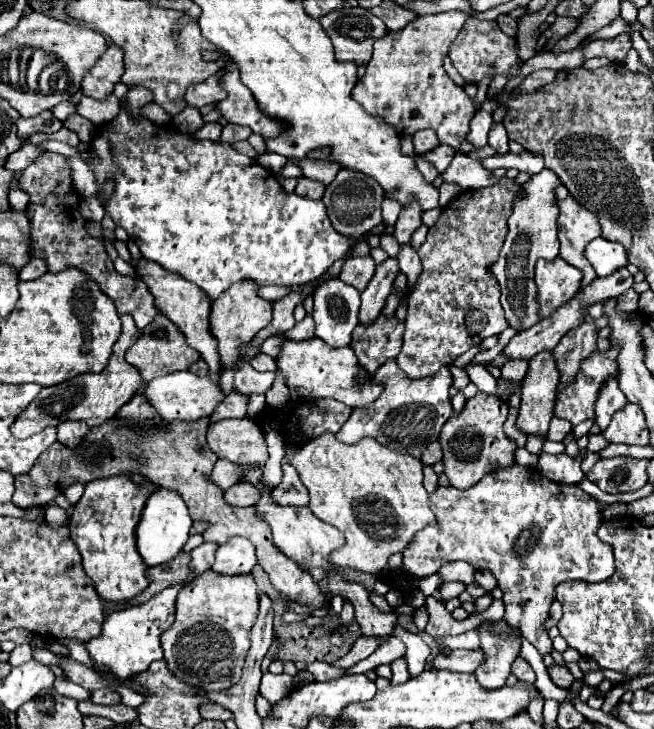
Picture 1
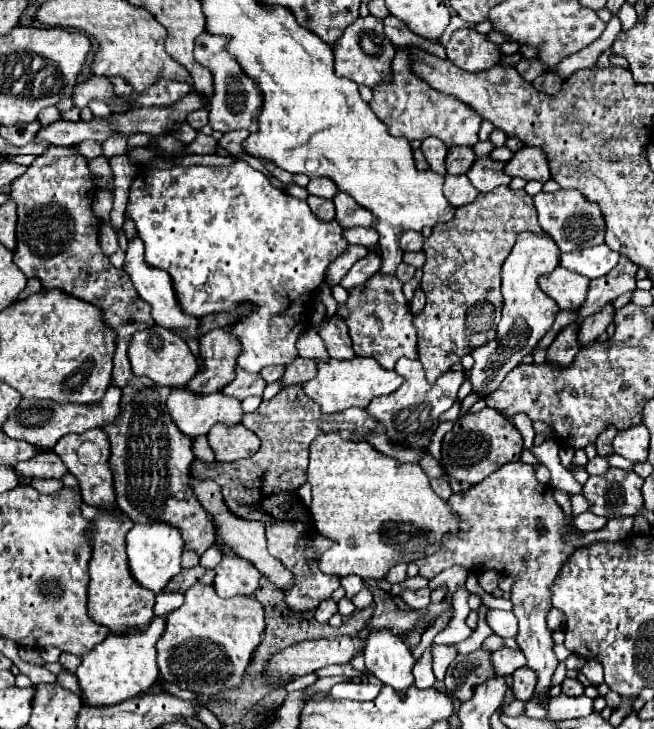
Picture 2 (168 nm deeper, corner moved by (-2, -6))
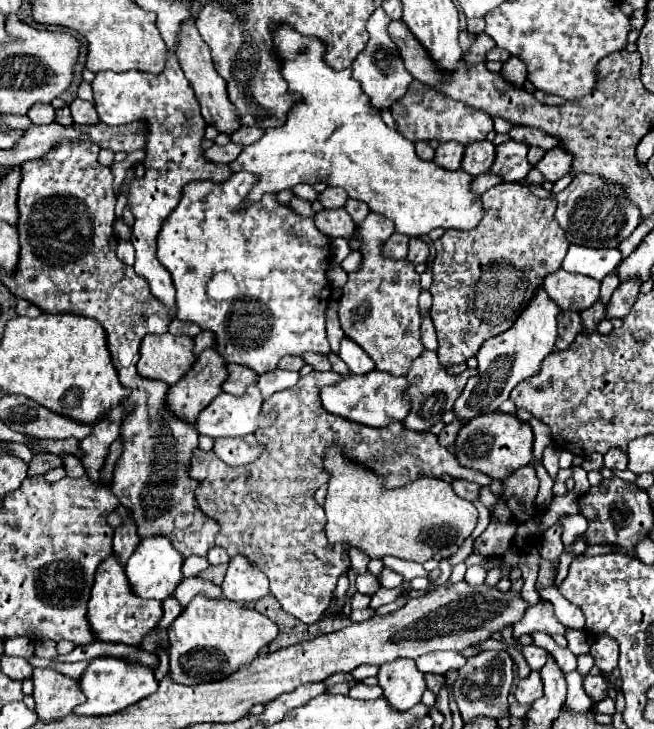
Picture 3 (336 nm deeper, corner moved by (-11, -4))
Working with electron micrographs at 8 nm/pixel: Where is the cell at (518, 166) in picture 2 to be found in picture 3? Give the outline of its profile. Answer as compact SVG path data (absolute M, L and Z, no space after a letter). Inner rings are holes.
M553 148L553 150L547 150L545 156L533 166L537 168L545 180L549 182L557 182L561 176L569 174L569 164L571 164L573 156L569 152L565 152L563 148Z

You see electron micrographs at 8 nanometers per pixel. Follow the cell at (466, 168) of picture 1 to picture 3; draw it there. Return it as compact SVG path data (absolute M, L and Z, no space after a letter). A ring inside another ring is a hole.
M509 140L497 146L495 162L489 172L497 174L503 182L521 182L529 170L531 164L527 160L527 144Z

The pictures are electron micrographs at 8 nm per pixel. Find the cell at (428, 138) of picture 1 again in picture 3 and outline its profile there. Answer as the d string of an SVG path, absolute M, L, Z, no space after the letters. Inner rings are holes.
M441 142L439 148L435 150L433 162L445 170L457 170L461 166L463 152L465 152L465 146L459 142Z

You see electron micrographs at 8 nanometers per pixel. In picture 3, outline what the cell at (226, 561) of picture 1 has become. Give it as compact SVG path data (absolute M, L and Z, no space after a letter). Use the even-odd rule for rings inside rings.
M235 556L229 562L221 590L229 600L253 602L269 594L269 580L245 556Z

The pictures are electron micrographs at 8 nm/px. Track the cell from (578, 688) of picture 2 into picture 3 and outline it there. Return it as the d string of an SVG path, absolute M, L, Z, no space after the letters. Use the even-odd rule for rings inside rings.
M599 674L599 676L585 676L585 682L583 682L583 686L585 686L585 692L595 700L595 702L599 702L599 700L603 700L605 696L607 696L607 684L605 684L605 678Z

